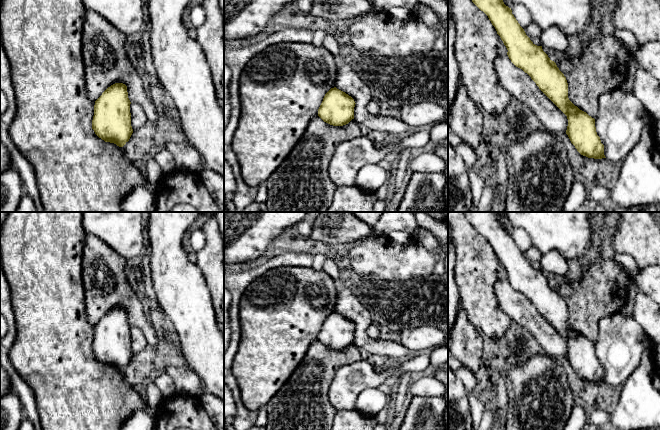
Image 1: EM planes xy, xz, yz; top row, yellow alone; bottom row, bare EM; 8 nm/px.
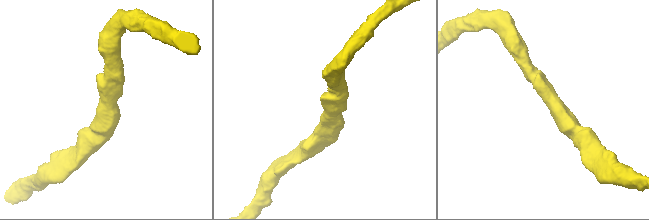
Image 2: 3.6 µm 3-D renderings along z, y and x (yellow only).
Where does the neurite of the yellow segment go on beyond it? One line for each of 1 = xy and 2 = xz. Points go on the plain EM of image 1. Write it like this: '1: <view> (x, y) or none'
1: none
2: none

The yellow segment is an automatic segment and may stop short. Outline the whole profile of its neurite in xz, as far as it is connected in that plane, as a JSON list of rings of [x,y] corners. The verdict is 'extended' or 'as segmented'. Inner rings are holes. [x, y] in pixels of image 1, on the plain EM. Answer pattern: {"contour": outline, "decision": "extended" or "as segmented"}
{"contour": [[[331,312],[324,320],[318,340],[333,350],[343,350],[354,343],[354,323],[345,316]]], "decision": "as segmented"}

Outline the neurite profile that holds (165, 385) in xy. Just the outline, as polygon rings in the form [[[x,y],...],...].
[[[165,371],[157,374],[154,377],[154,381],[163,398],[168,398],[176,394],[175,385]]]

